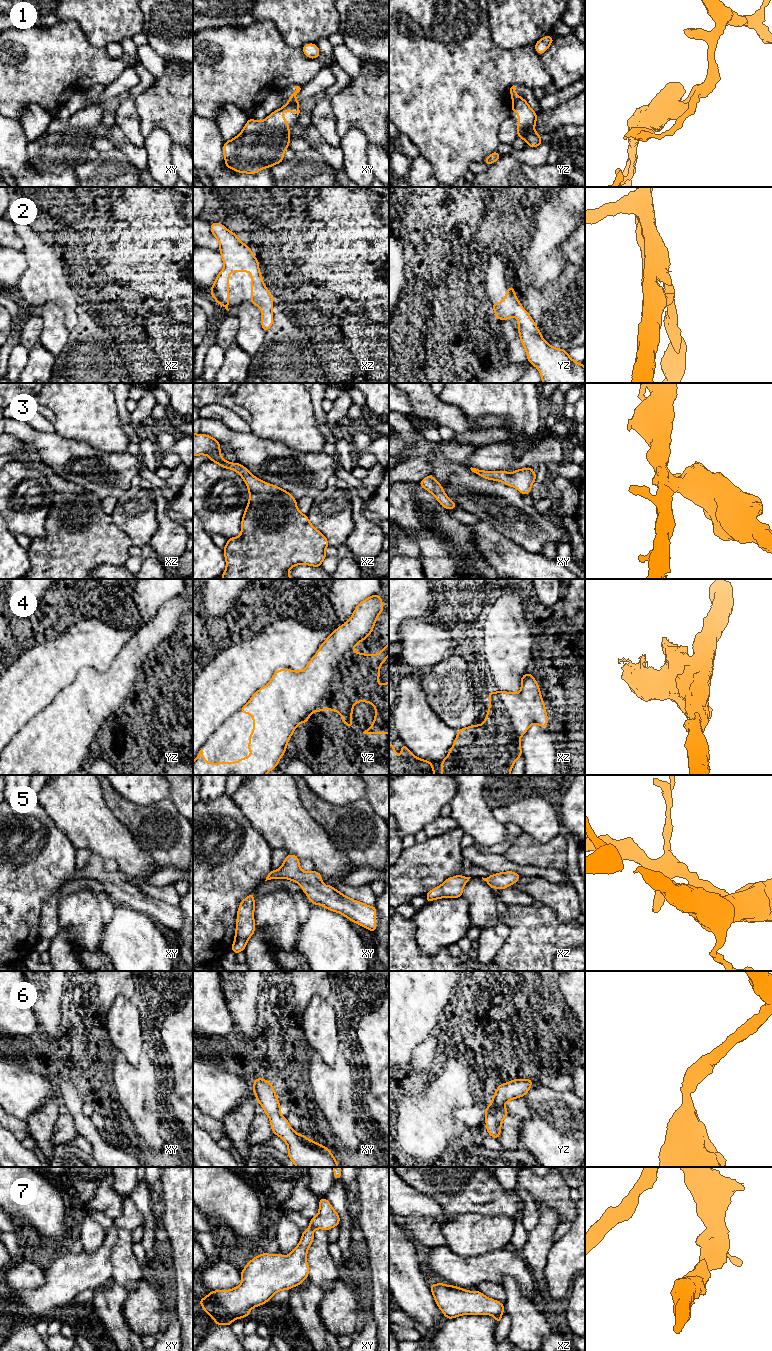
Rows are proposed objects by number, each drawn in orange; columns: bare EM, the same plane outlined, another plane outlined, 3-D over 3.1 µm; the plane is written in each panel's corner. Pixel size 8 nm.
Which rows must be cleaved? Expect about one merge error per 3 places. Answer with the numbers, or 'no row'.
1

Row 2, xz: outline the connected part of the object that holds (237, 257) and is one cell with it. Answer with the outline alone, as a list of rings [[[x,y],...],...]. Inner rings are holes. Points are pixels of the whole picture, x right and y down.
[[[210,223],[210,229],[220,244],[219,251],[224,267],[217,275],[210,295],[229,311],[229,274],[231,272],[251,273],[251,303],[262,311],[261,326],[267,332],[272,326],[273,297],[265,286],[259,270],[258,259],[247,244],[242,243],[237,235],[220,223]]]

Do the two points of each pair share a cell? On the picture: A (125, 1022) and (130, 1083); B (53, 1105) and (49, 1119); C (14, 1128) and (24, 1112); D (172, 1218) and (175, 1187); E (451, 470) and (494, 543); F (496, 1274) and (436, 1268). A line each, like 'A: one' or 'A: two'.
A: two
B: one
C: two
D: one
E: two
F: one

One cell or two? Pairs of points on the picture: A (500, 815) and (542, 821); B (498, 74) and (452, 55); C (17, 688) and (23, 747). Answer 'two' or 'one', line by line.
A: one
B: one
C: two

